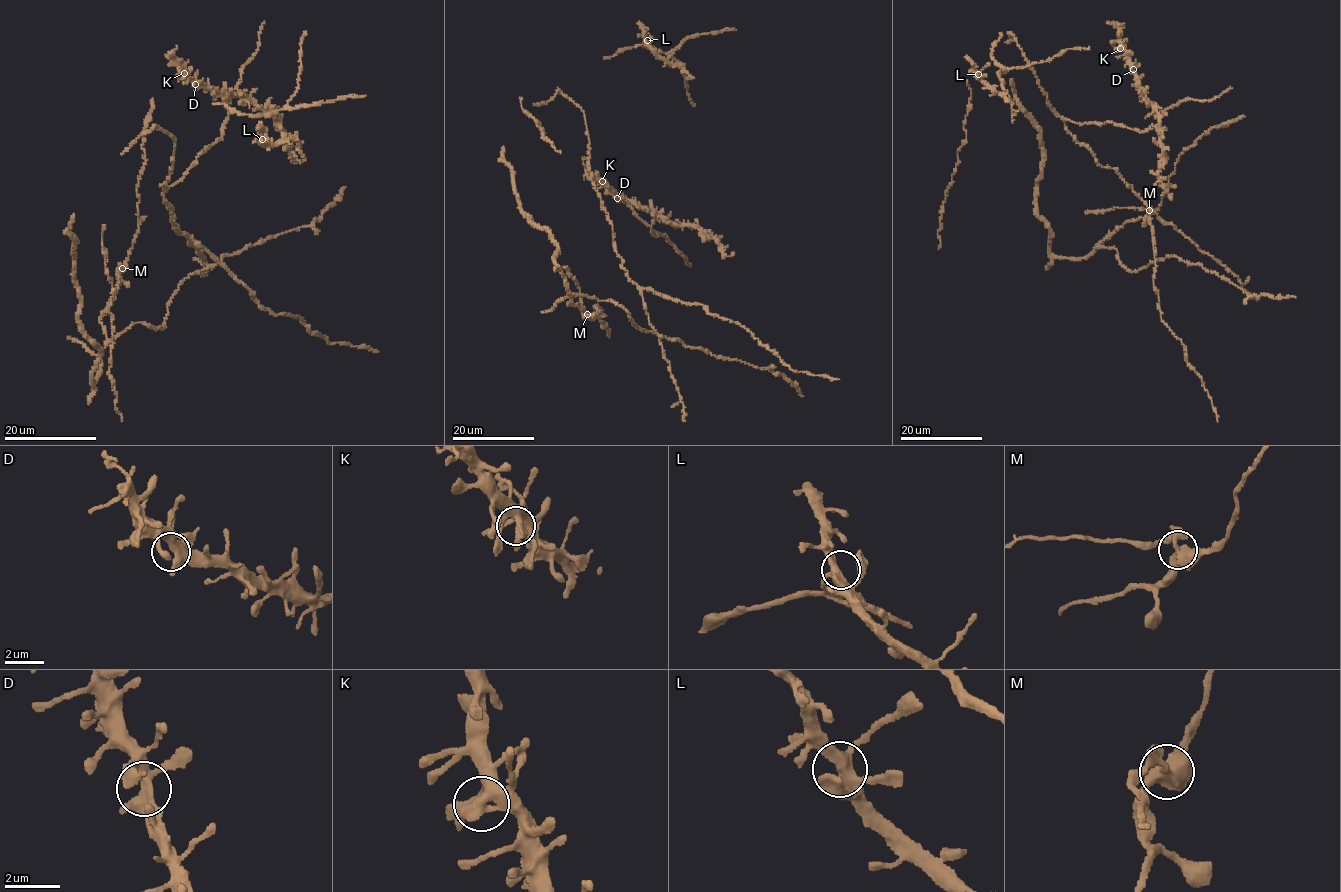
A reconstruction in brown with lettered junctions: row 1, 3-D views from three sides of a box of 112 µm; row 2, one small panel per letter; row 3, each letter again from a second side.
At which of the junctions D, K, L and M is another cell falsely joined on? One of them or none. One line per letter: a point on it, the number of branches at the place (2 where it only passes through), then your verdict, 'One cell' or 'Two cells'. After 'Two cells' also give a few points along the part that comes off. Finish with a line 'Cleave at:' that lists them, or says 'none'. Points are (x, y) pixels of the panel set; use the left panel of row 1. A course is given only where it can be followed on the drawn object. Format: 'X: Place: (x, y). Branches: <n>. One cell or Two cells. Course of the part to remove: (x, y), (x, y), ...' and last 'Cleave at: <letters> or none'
D: Place: (195, 84). Branches: 4. One cell
K: Place: (184, 73). Branches: 4. One cell
L: Place: (262, 139). Branches: 4. One cell
M: Place: (122, 268). Branches: 4. Two cells. Course of the part to remove: (122, 267), (117, 270), (119, 283), (104, 313)
Cleave at: M

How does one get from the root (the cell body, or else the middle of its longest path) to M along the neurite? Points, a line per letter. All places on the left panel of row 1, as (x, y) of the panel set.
M: (171, 298), (164, 327), (133, 322), (108, 340), (100, 319), (119, 282), (118, 272), (122, 267)

